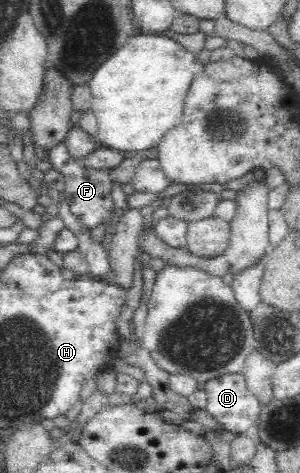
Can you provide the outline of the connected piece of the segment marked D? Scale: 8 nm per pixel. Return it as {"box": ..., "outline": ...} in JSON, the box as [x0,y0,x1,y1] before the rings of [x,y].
{"box":[204,371,261,434],"outline":[[[242,371],[228,372],[204,382],[207,407],[210,413],[228,431],[242,434],[257,424],[261,404],[248,390]]]}

